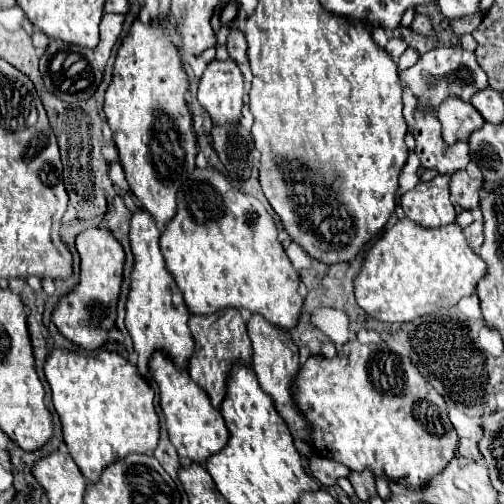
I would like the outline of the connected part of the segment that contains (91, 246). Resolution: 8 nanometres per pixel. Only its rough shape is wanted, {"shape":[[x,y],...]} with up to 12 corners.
{"shape":[[107,229],[77,237],[81,281],[53,311],[93,351],[115,327],[125,251]]}

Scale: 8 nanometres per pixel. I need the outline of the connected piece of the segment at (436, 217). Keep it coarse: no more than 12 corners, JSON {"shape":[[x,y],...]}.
{"shape":[[437,175],[401,195],[401,209],[421,227],[443,227],[457,213],[449,177]]}

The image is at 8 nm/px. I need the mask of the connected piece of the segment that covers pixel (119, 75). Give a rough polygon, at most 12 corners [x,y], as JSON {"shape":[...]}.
{"shape":[[137,19],[103,105],[191,315],[291,331],[255,197],[195,169],[173,21]]}

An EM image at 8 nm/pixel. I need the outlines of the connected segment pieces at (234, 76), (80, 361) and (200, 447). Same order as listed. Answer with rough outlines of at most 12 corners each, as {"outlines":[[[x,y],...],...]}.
{"outlines":[[[213,59],[197,99],[213,125],[239,123],[245,97],[235,61]],[[57,349],[45,377],[87,481],[153,455],[155,391],[109,351]],[[157,351],[169,439],[181,461],[205,465],[229,441],[207,393]]]}

